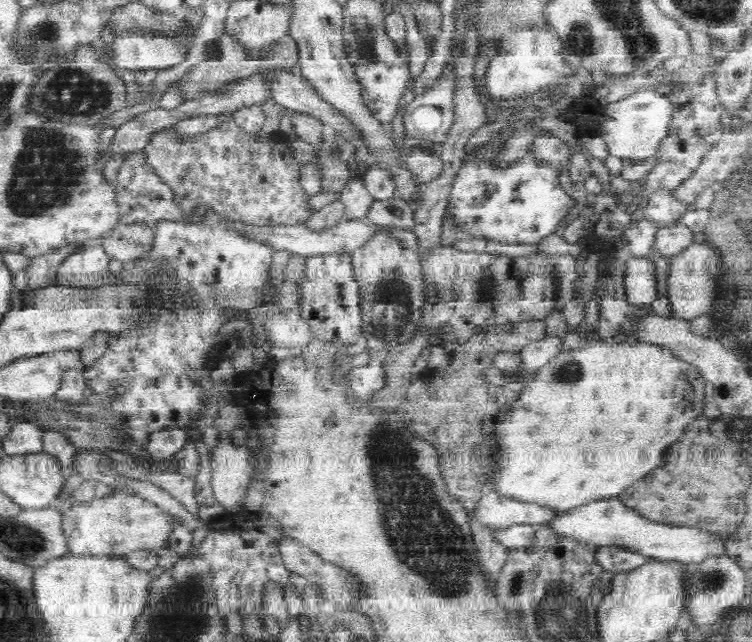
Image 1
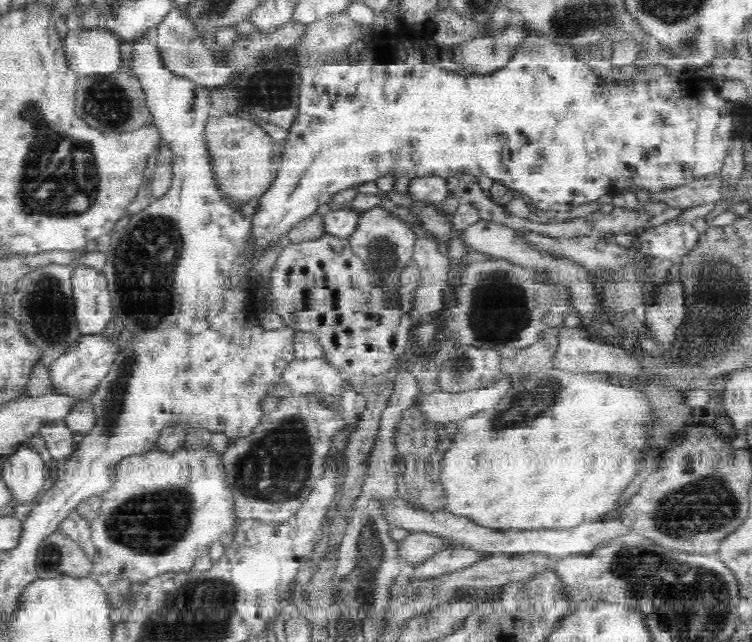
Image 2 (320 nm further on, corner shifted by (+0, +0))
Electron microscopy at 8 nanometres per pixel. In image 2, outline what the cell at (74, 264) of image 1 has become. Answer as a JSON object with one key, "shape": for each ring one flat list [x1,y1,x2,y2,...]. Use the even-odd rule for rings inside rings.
{"shape":[[83,262,68,264,77,328,81,334,100,334,113,317,111,294,103,271]]}

